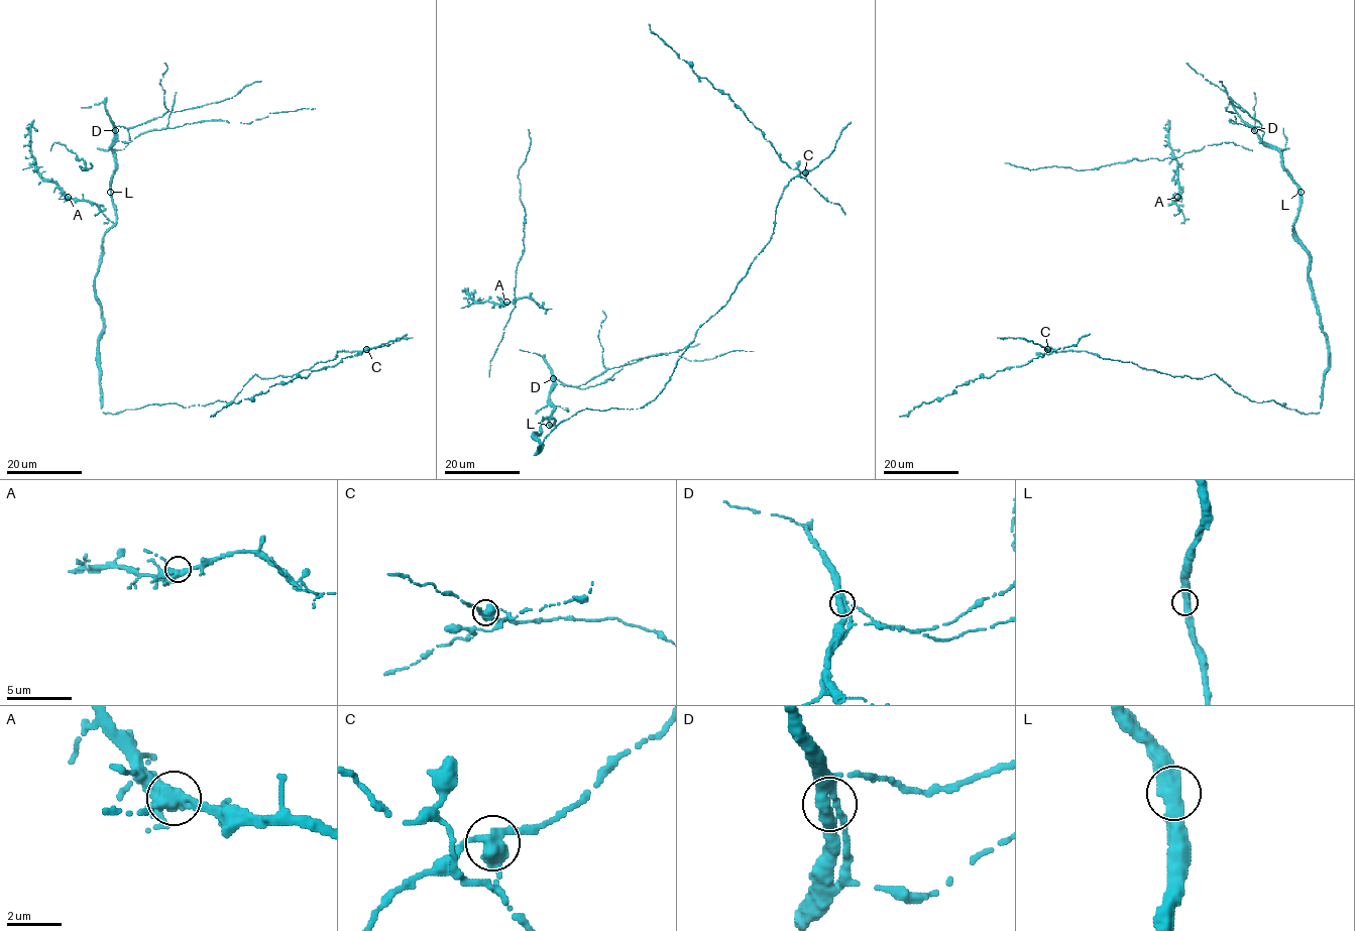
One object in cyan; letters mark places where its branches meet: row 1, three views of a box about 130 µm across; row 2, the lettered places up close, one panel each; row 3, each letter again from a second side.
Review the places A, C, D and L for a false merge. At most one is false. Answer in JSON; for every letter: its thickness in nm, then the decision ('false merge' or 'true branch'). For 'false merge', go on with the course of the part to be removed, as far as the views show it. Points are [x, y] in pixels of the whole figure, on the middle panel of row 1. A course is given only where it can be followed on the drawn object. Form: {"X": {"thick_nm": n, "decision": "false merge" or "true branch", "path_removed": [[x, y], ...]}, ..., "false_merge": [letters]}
{"A": {"thick_nm": 400, "decision": "true branch"}, "C": {"thick_nm": 420, "decision": "false merge", "path_removed": [[805, 171], [805, 179], [783, 161], [728, 95], [698, 77], [649, 24]]}, "D": {"thick_nm": 400, "decision": "true branch"}, "L": {"thick_nm": 480, "decision": "true branch"}, "false_merge": ["C"]}

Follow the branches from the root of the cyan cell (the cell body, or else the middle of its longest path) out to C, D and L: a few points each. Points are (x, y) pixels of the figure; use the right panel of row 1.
C: (1317, 413), (1304, 414), (1272, 399), (1252, 401), (1215, 374), (1171, 376), (1086, 351), (1047, 349)
D: (1317, 413), (1329, 344), (1310, 282), (1310, 255), (1293, 230), (1300, 187), (1283, 166), (1280, 152), (1254, 130)
L: (1317, 413), (1321, 404), (1323, 373), (1328, 367), (1329, 344), (1310, 282), (1310, 255), (1293, 230), (1301, 192)

